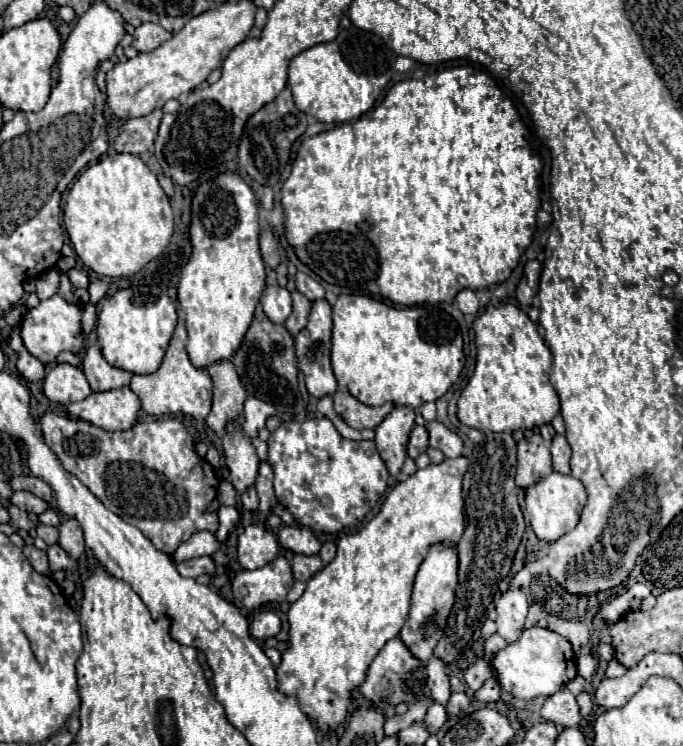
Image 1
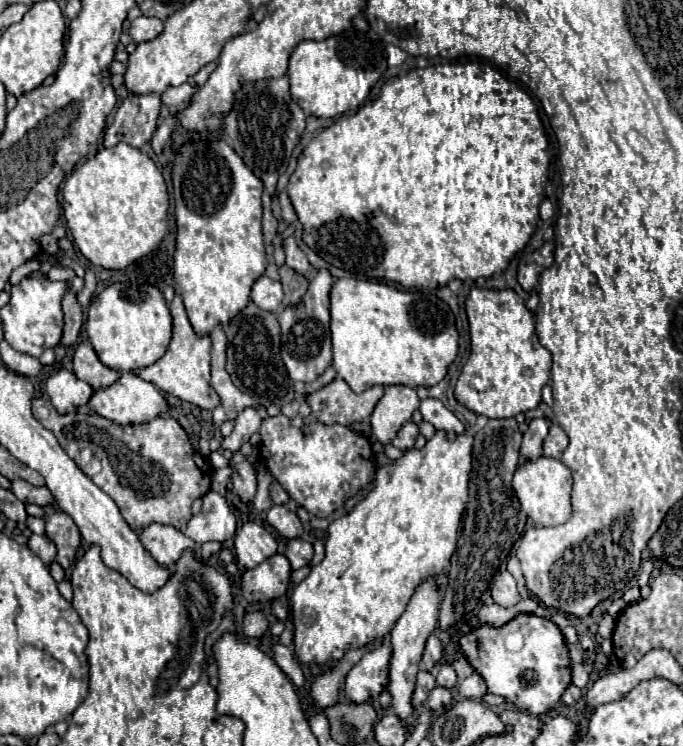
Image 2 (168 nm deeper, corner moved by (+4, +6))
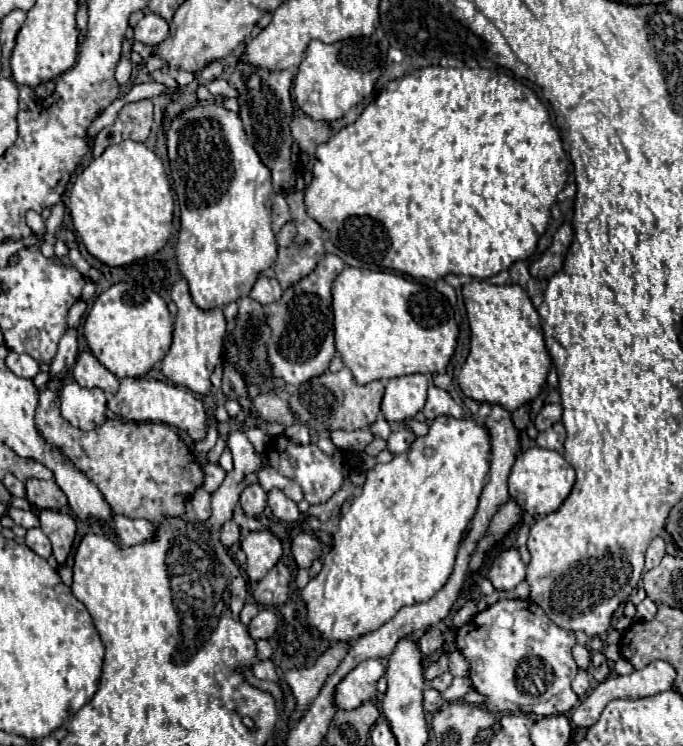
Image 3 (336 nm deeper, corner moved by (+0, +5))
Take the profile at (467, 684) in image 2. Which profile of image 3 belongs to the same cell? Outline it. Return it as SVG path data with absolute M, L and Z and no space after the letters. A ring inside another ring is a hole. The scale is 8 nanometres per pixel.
M454 678L452 686L450 686L448 690L444 690L442 696L444 696L444 700L448 700L448 702L458 702L458 700L462 700L470 690L472 690L472 680L470 680L470 678Z

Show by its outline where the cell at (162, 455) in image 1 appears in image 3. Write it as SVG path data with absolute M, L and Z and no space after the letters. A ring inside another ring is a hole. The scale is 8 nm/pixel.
M46 388L40 392L40 402L36 408L36 426L48 444L58 446L74 462L74 466L78 470L82 470L102 490L102 494L108 500L108 504L112 506L114 514L120 514L120 516L126 516L132 520L144 518L154 524L160 524L164 518L170 518L170 516L182 518L186 514L184 512L186 502L190 502L192 494L204 482L202 466L190 454L188 446L182 442L178 432L174 428L170 428L168 424L154 424L154 422L138 424L138 422L122 422L122 420L108 418L102 426L98 426L90 432L84 432L60 416L58 394L54 394L52 390Z

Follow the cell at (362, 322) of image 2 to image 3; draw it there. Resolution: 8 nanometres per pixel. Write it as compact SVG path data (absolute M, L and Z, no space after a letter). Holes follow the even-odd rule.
M344 268L332 286L332 310L334 310L334 338L338 354L350 368L358 384L374 380L390 380L408 374L436 376L444 374L454 354L458 324L450 302L426 282L412 282L392 272L370 272L360 268Z

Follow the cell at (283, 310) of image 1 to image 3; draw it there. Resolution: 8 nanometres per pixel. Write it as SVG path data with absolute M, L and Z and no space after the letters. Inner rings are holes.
M260 276L250 292L250 298L260 302L260 304L272 304L276 300L282 298L282 288L278 284L276 278L266 278L266 276Z

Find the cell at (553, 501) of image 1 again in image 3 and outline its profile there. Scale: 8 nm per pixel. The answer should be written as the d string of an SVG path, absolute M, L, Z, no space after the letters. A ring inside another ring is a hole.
M532 446L516 458L512 472L510 472L510 478L508 478L508 488L510 488L510 496L514 500L524 496L522 508L530 516L544 518L562 506L562 502L568 498L574 482L576 482L574 468L558 452Z

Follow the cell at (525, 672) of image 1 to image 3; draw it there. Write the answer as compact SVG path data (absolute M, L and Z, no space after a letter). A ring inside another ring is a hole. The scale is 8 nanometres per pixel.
M500 600L458 628L456 644L470 662L472 686L484 694L488 710L506 714L536 714L538 718L564 714L576 702L572 680L578 666L572 658L574 632L556 626L530 600Z

